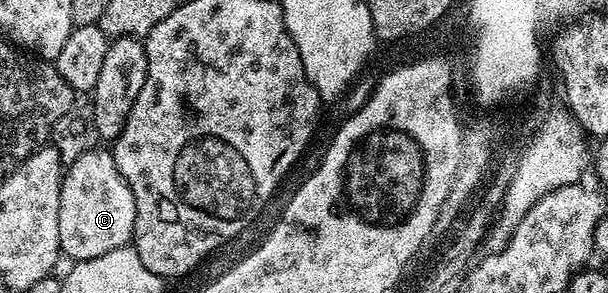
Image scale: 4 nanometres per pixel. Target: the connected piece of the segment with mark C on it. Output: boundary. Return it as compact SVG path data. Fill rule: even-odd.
M96 148L77 156L66 167L59 186L59 249L75 262L93 260L121 248L135 233L133 192L121 176L110 149Z

